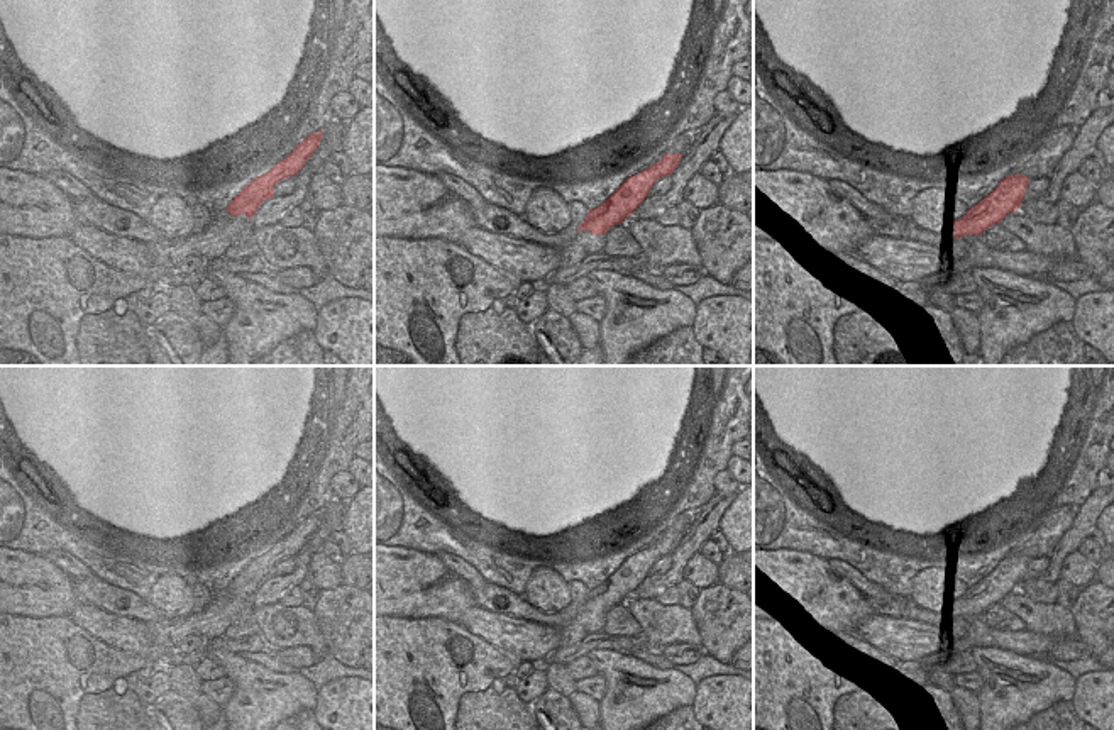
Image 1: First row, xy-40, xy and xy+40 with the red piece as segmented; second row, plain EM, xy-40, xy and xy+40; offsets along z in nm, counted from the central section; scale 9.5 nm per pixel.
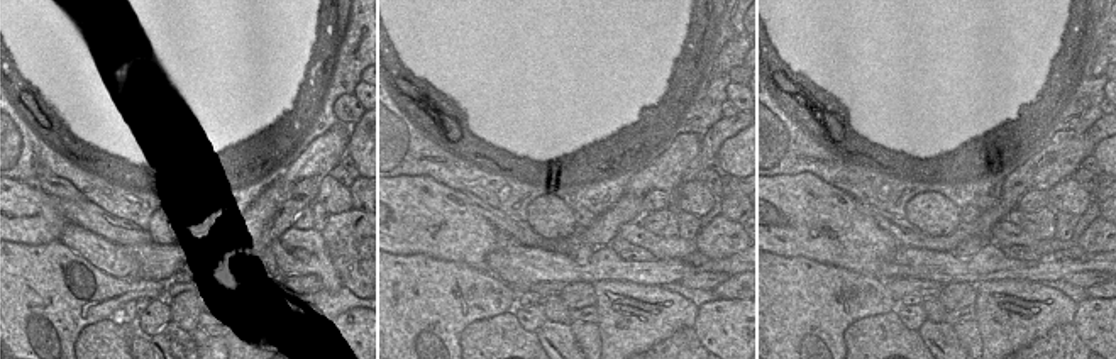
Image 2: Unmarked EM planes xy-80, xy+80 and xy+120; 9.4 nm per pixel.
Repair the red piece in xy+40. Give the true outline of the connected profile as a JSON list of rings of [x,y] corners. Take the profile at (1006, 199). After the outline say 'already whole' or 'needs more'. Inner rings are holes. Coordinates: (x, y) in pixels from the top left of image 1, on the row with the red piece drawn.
[[[1023,174],[1007,176],[980,203],[972,207],[962,220],[951,220],[938,232],[916,227],[911,218],[902,218],[880,210],[879,218],[867,220],[874,234],[899,241],[916,241],[945,247],[963,235],[982,235],[992,225],[1001,224],[1009,213],[1017,212],[1024,202],[1029,178]]]; needs more

